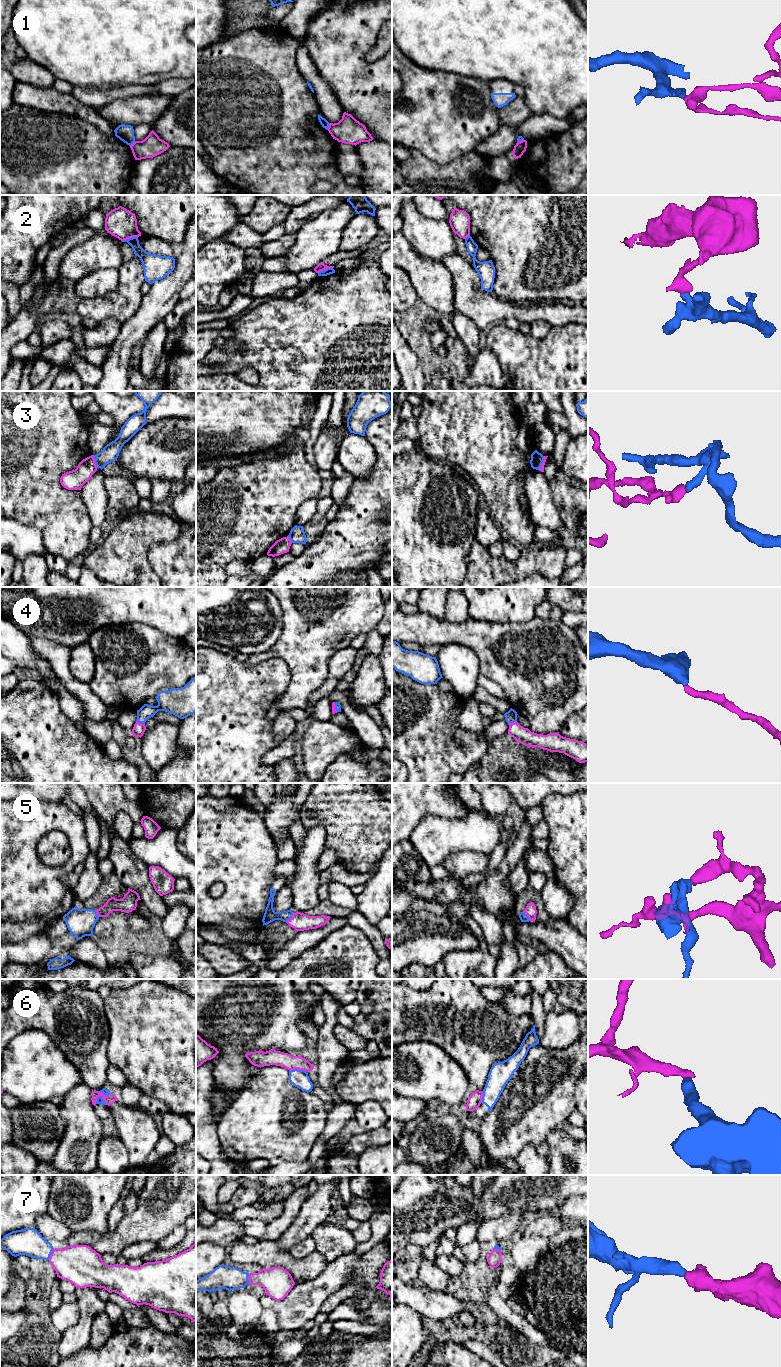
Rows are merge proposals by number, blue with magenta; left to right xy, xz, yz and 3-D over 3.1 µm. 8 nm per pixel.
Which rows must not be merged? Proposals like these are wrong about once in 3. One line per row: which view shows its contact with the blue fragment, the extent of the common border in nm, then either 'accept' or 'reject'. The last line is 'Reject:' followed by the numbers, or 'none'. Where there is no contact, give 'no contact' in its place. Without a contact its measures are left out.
1: meets blue in xz; contact 60 nm long; reject
2: meets blue in xy; contact 130 nm long; reject
3: meets blue in xy; contact 110 nm long; reject
4: meets blue in xy; contact 80 nm long; accept
5: meets blue in xz; contact 100 nm long; accept
6: meets blue in xz; contact 150 nm long; reject
7: meets blue in xy; contact 100 nm long; accept
Reject: 1, 2, 3, 6

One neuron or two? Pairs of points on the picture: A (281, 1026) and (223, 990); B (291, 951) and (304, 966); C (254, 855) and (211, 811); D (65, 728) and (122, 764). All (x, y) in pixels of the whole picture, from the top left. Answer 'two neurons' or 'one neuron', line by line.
A: one neuron
B: two neurons
C: one neuron
D: one neuron

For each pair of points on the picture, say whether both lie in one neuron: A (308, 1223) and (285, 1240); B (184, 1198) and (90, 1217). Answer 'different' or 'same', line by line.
A: same
B: different

